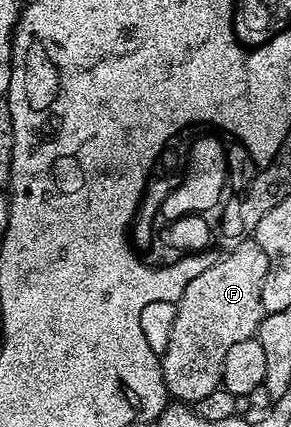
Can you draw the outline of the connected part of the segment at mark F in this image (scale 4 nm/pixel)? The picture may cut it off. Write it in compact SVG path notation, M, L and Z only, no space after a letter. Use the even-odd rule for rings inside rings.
M249 238L228 250L225 256L221 255L214 262L214 266L210 266L210 270L202 270L202 274L198 274L198 278L194 278L194 282L190 282L190 286L186 286L186 290L181 294L178 303L175 305L176 317L172 320L172 329L168 332L168 345L165 346L164 352L162 348L162 355L160 356L160 369L162 370L162 378L166 382L166 390L169 397L173 401L183 402L189 406L198 403L200 399L205 398L206 395L215 392L221 387L220 379L222 378L222 362L226 362L226 350L230 350L230 346L234 346L234 342L246 342L253 339L256 335L256 329L260 327L262 313L264 307L262 306L262 282L268 273L268 259L262 250L262 246L258 246L255 239Z

